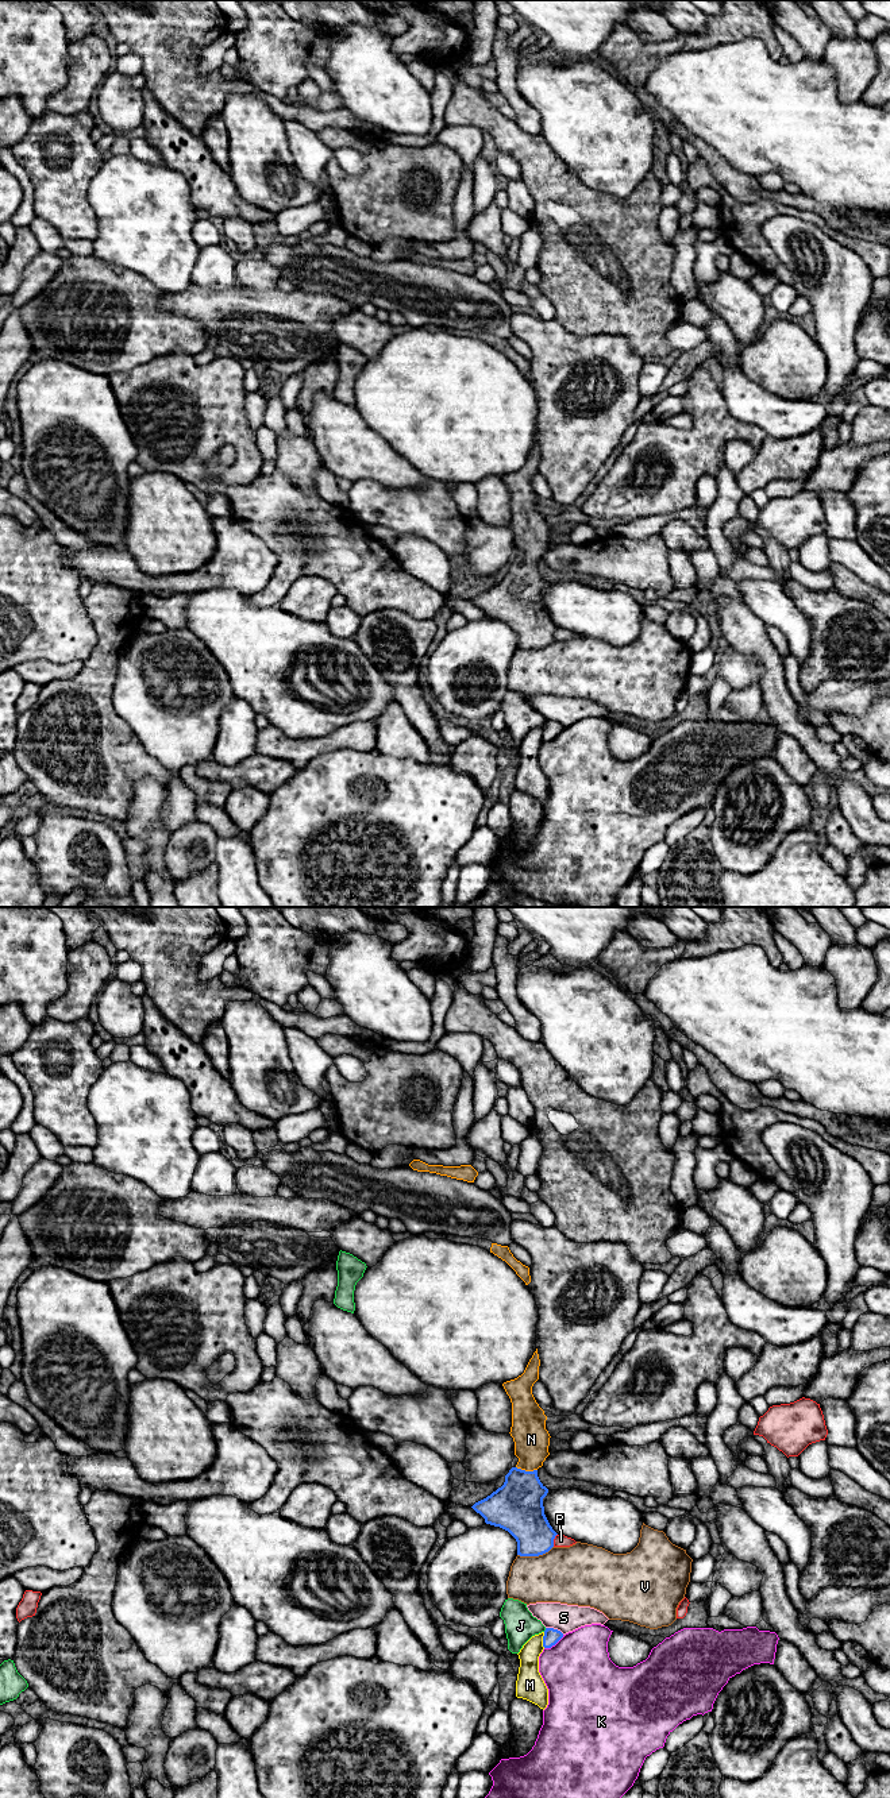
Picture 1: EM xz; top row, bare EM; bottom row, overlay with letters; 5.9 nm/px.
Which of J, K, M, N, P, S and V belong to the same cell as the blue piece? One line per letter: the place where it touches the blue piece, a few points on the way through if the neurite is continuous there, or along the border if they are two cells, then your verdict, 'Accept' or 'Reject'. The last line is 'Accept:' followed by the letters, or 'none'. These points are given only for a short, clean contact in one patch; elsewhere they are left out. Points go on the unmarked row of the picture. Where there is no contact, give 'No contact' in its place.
J: Touches blue at xz (546, 722). Reject
K: Touches blue at xz (554, 737). Reject
M: Touches blue at xz (543, 733). Reject
N: Touches blue at xz (527, 564). Path across: xz (516, 600), (527, 564), (531, 550), (531, 532). Accept
P: Touches blue at xz (553, 633). Reject
S: Touches blue at xz (555, 722). Reject
V: Touches blue at xz (535, 648). Reject
Accept: N

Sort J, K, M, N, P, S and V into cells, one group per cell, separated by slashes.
J / K / M / N / P / S / V

